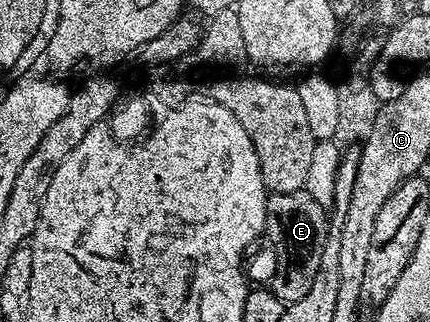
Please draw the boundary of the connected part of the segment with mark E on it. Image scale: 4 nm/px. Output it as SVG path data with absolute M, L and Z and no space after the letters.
M305 190L295 193L279 193L275 196L278 208L270 210L270 220L277 221L277 227L271 234L271 247L277 251L277 272L273 280L267 283L270 291L279 297L281 302L288 305L295 301L303 301L307 297L311 285L315 285L315 277L321 268L323 261L323 249L327 245L331 234L327 208L319 205L315 197Z

